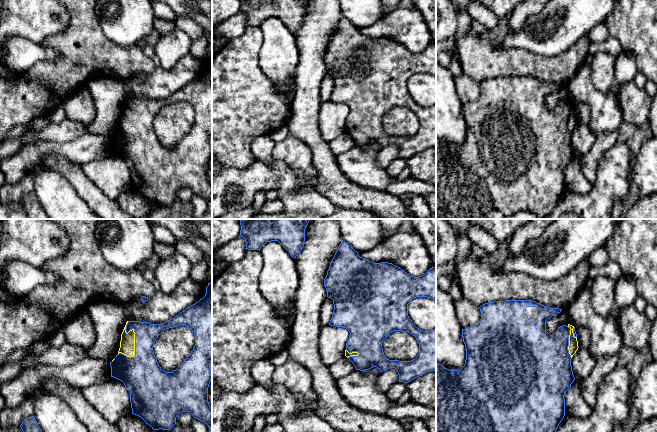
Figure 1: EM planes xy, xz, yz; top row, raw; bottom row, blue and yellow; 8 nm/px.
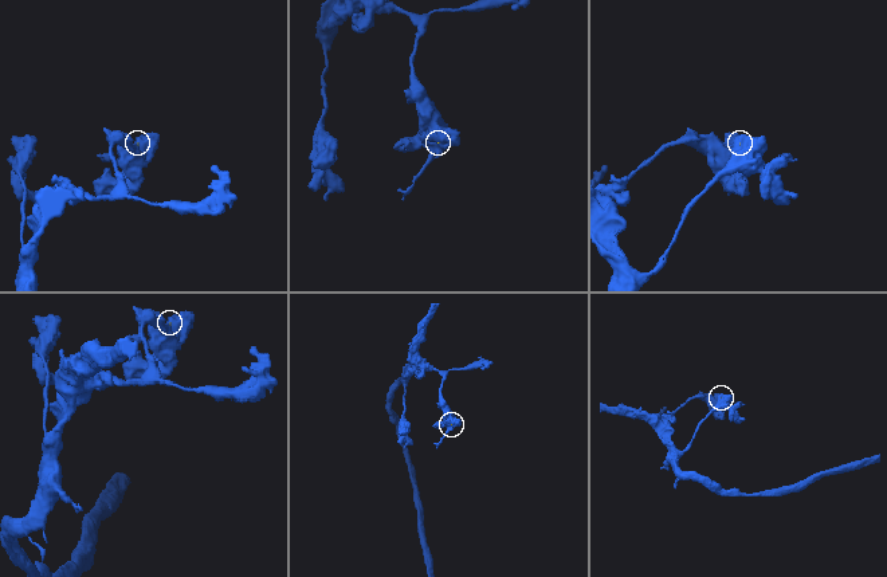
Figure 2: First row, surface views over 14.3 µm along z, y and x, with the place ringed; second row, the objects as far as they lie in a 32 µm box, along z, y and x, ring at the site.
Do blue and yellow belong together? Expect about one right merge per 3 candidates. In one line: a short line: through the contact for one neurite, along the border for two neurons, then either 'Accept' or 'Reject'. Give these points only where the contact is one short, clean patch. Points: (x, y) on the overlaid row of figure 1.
Line: xy (143, 365), (136, 357), (135, 335), (127, 344). Accept

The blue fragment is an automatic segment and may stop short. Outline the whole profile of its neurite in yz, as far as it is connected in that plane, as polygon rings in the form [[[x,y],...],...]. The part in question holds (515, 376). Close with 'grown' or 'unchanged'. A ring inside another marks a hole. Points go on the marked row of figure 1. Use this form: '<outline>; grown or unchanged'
[[[532,300],[494,301],[485,303],[479,308],[480,321],[474,326],[462,329],[466,348],[464,366],[460,370],[449,370],[436,363],[436,432],[556,432],[565,416],[564,395],[575,380],[571,366],[571,359],[579,348],[575,327],[570,324],[563,325],[550,335],[546,331],[546,321],[560,313],[562,309],[550,308]]]; grown

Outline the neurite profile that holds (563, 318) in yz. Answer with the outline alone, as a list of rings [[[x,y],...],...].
[[[566,307],[563,308],[560,313],[552,316],[546,321],[546,331],[550,335],[553,335],[560,326],[568,326],[569,324],[575,326],[571,319],[568,307]]]

